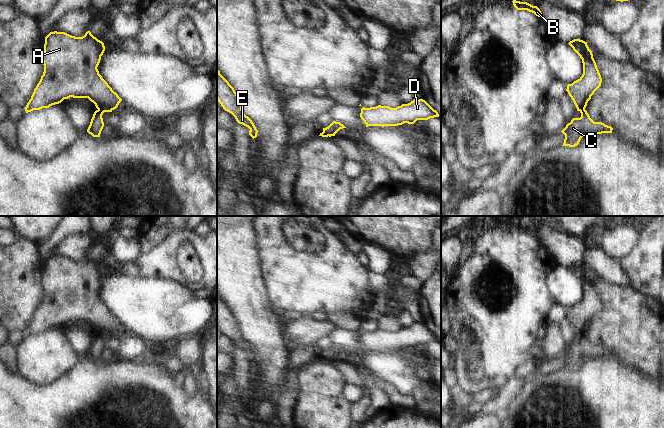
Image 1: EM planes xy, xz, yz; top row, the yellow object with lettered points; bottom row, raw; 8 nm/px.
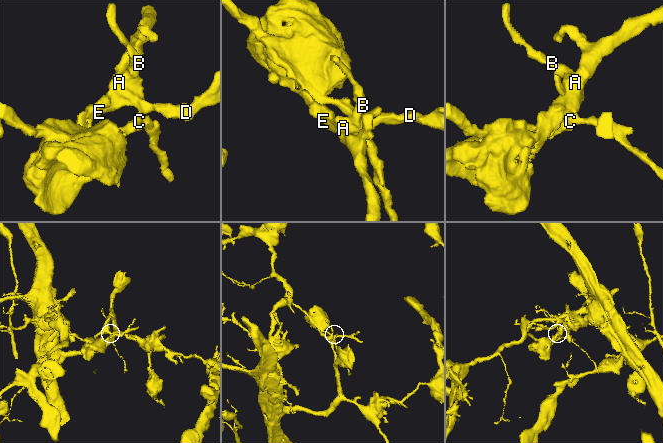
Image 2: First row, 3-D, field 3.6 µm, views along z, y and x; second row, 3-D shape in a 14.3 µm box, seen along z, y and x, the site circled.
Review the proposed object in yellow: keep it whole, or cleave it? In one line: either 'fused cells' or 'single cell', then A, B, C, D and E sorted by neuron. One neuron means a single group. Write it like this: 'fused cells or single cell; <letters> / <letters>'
fused cells; A B D E / C

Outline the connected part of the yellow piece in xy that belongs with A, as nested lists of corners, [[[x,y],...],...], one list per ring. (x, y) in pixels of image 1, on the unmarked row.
[[[87,255],[82,261],[50,256],[45,261],[44,296],[26,337],[61,327],[64,323],[88,322],[98,334],[112,336],[122,323],[97,293],[105,275],[104,267]]]

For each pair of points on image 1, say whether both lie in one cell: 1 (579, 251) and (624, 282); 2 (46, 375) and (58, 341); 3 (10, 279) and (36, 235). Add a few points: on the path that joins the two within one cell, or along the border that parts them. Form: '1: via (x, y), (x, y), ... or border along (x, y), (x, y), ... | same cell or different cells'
1: via (590, 258), (613, 273) | same cell
2: via (46, 367), (46, 358), (52, 349) | same cell
3: border along (20, 234), (29, 237), (38, 244) | different cells

